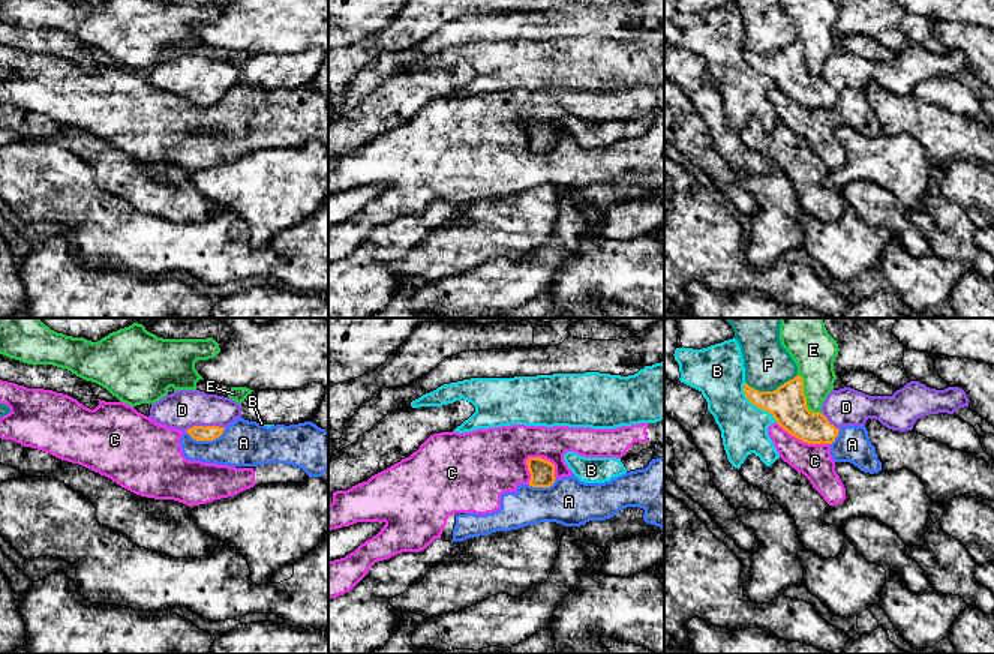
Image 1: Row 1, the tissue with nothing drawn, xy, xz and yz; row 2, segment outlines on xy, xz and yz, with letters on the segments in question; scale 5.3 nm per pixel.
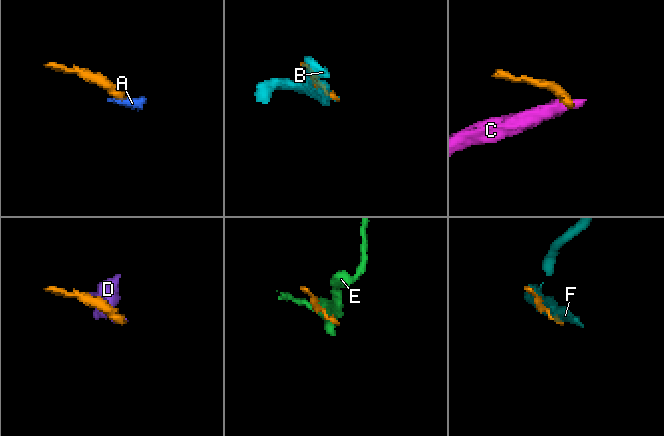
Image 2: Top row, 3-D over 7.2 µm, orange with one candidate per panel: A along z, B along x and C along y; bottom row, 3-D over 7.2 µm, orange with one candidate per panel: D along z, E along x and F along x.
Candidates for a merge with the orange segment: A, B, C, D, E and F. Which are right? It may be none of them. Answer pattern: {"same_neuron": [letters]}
{"same_neuron": ["D"]}

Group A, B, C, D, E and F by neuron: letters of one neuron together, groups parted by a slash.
A C / B / D / E / F

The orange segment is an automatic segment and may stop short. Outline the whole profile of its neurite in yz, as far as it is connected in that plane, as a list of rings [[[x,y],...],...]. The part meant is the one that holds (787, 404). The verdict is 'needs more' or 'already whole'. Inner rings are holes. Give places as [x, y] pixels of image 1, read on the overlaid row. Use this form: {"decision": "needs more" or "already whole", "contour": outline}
{"decision": "needs more", "contour": [[[796,375],[774,392],[759,392],[744,384],[747,399],[774,416],[790,435],[808,444],[832,444],[844,426],[865,426],[868,418],[879,420],[892,430],[912,430],[918,418],[930,414],[954,414],[969,406],[960,387],[930,388],[910,381],[892,396],[870,396],[850,387],[832,390],[820,412],[811,412],[804,394],[804,380]]]}

